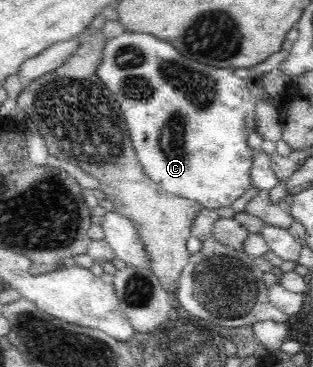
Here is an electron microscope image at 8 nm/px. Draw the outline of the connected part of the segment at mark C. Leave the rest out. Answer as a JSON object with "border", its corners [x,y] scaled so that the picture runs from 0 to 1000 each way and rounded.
{"border":[[[399,84],[393,95],[339,112],[335,131],[326,134],[326,166],[316,172],[307,199],[329,218],[329,226],[348,237],[348,248],[374,264],[374,275],[387,281],[387,297],[393,297],[393,313],[406,324],[412,362],[419,362],[419,379],[425,379],[422,398],[435,411],[438,436],[457,469],[514,518],[527,518],[546,531],[636,550],[645,564],[661,569],[700,572],[700,564],[735,564],[738,553],[757,548],[757,540],[783,529],[783,520],[799,512],[799,455],[808,441],[812,417],[796,401],[792,373],[808,351],[815,351],[815,297],[824,272],[802,256],[796,218],[764,210],[744,188],[703,188],[681,177],[655,177],[597,161],[597,155],[585,155],[569,134],[553,128],[546,117],[534,117],[534,112],[514,112],[514,106],[482,101],[470,90],[419,90],[419,84]]]}

